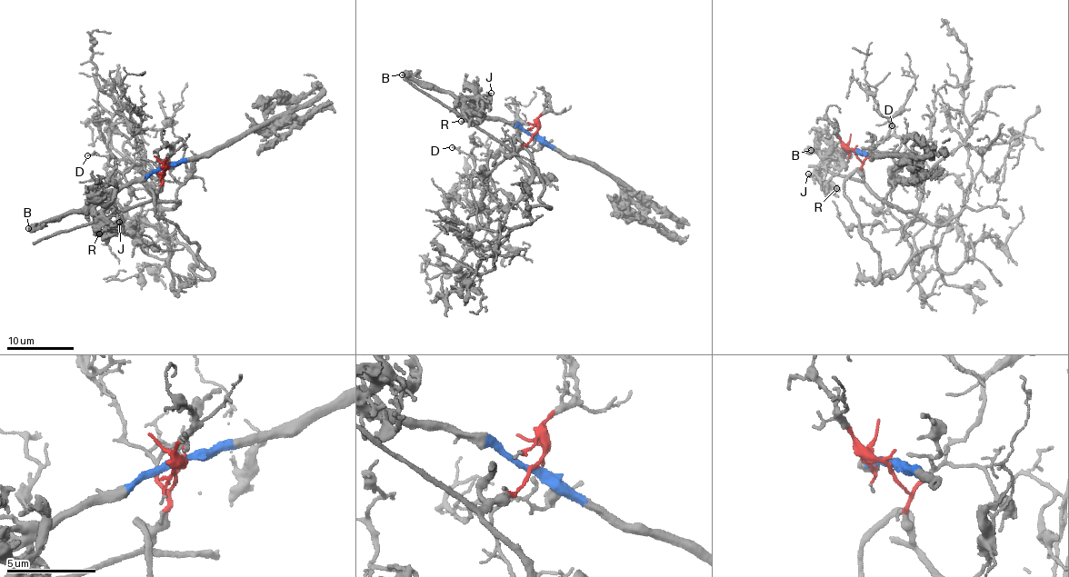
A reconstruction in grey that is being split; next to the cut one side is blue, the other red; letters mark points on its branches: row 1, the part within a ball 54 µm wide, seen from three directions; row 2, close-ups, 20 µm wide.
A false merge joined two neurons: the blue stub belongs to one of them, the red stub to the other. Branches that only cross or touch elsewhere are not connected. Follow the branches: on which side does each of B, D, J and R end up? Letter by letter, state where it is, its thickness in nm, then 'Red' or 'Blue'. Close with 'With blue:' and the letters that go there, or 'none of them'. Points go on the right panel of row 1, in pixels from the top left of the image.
B: Place: (811, 150). Thickness 380 nm. Blue
D: Place: (892, 125). Thickness 100 nm. Red
J: Place: (808, 174). Thickness 180 nm. Blue
R: Place: (836, 188). Thickness 260 nm. Blue
With blue: B, J, R

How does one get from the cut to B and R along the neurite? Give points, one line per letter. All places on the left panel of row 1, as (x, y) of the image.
B: (165, 168), (159, 167), (147, 176), (104, 191), (76, 212), (68, 212), (61, 217), (27, 229)
R: (165, 168), (157, 168), (115, 192), (110, 200), (117, 212), (117, 224), (108, 233), (98, 233)

